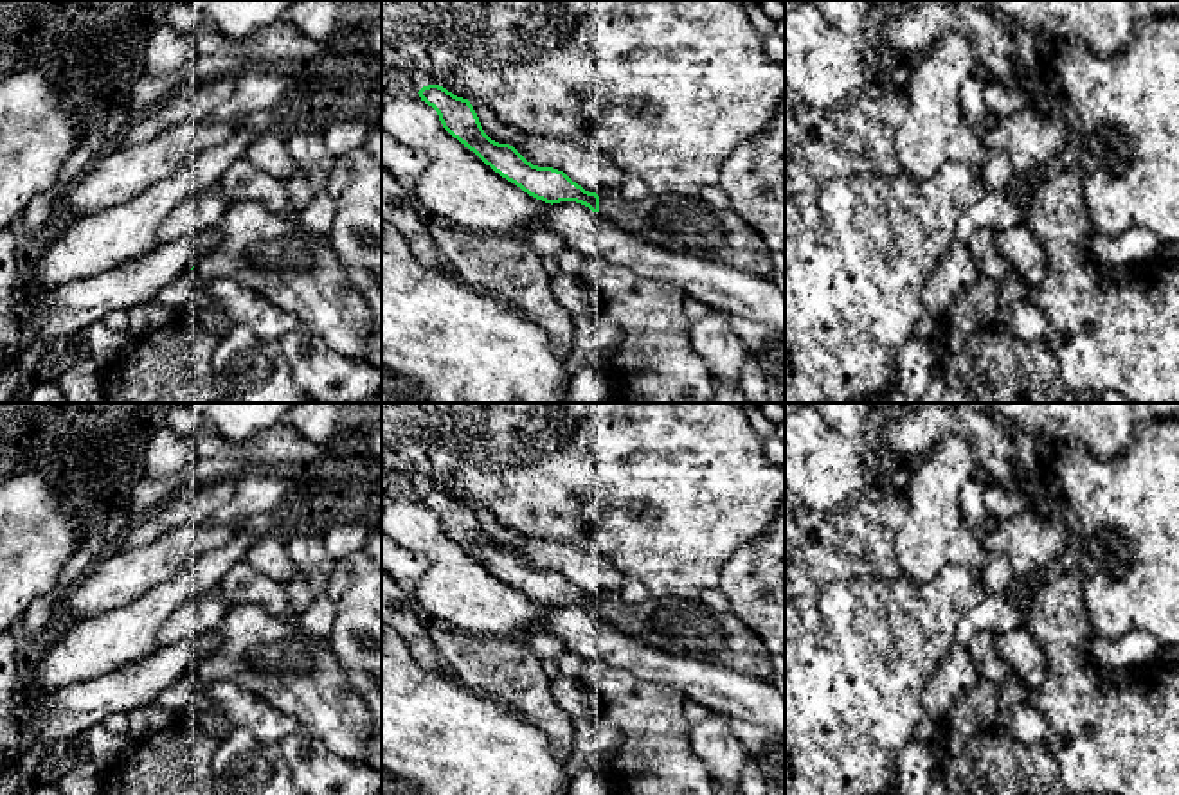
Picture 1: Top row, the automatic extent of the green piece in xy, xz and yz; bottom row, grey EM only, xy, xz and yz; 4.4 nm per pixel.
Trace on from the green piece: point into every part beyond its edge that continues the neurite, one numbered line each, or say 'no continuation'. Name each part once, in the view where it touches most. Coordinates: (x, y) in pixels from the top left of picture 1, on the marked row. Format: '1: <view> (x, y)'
1: xz (681, 223)

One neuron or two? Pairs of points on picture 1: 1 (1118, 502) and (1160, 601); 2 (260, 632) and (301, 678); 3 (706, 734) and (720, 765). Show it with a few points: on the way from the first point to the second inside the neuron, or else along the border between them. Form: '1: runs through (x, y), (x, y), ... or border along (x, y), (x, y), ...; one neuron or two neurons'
1: runs through (1143, 527), (1160, 544), (1160, 576); one neuron
2: runs through (265, 643), (290, 668); one neuron
3: runs through (713, 741), (720, 750), (720, 758); one neuron

